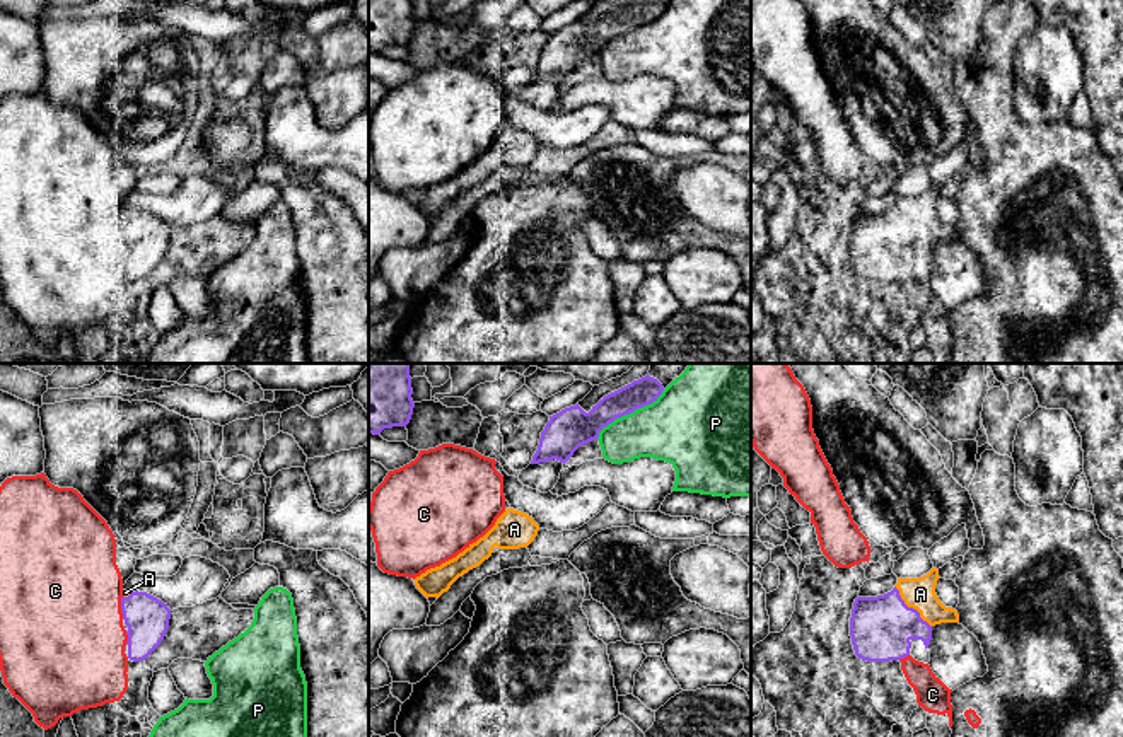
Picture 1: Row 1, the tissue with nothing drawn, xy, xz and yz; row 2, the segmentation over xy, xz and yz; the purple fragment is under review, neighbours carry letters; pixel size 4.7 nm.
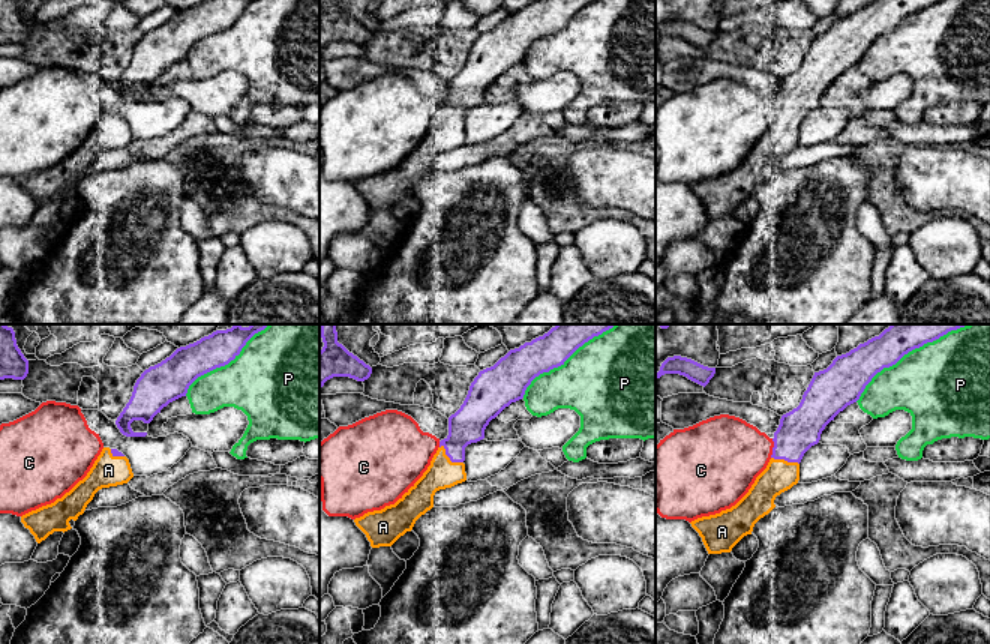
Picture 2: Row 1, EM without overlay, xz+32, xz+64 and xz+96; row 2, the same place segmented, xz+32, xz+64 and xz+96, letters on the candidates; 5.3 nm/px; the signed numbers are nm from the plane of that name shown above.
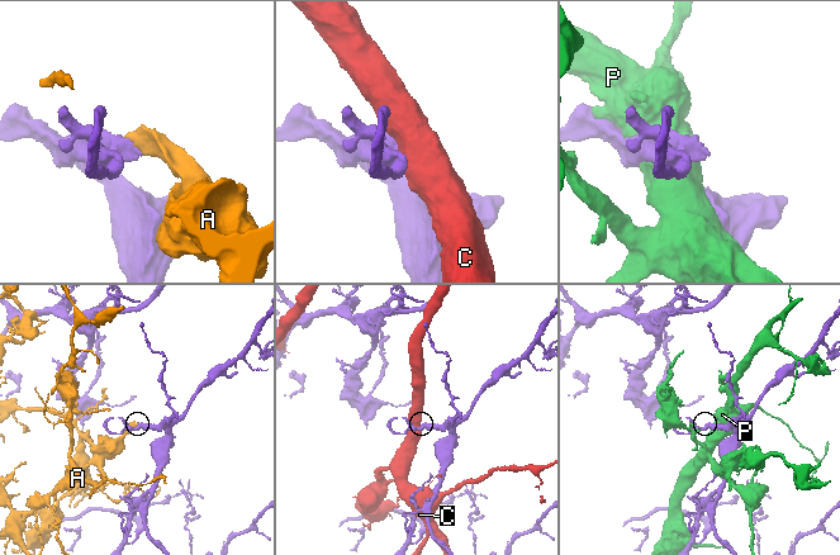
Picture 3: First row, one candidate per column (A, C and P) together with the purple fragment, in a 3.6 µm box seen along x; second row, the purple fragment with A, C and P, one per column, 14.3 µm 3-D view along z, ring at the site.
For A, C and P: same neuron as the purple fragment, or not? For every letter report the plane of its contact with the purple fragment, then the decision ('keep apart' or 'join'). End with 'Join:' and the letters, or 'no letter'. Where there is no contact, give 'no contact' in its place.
A: contact in yz; join
C: contact in xy; keep apart
P: contact in xz; keep apart
Join: A

